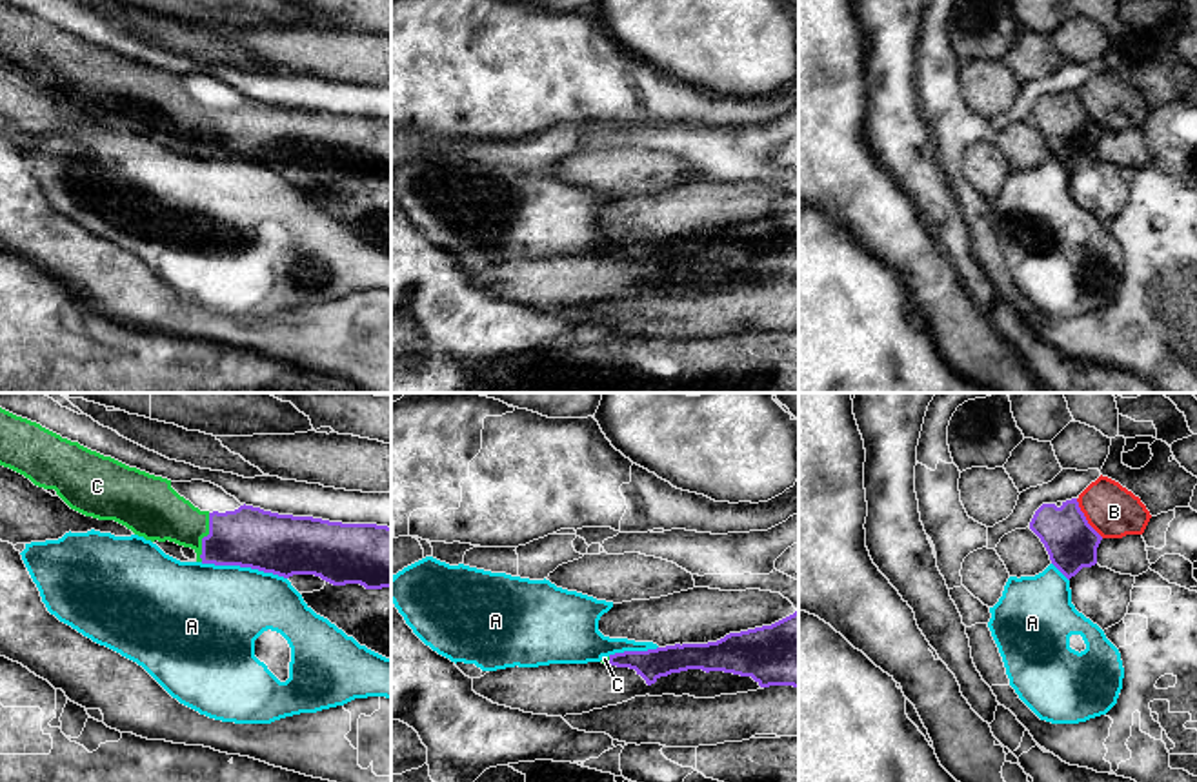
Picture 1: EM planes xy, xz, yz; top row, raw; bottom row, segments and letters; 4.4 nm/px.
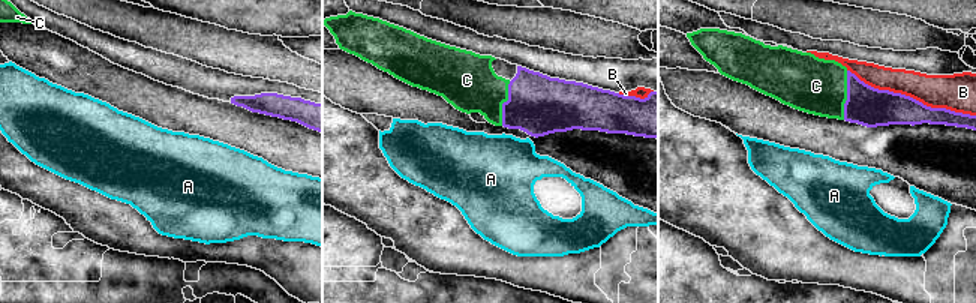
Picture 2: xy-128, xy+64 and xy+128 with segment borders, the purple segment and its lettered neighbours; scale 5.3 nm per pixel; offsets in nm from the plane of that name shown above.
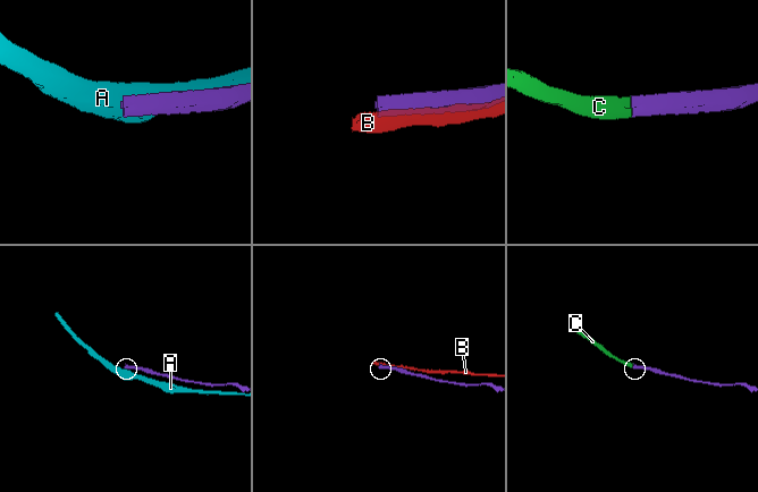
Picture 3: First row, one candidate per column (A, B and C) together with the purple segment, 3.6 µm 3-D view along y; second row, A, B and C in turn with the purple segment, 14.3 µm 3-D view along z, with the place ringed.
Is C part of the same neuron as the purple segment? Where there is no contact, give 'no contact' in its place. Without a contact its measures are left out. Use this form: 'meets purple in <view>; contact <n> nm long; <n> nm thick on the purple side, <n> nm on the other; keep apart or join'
meets purple in xy; contact 220 nm long; 280 nm thick on the purple side, 260 nm on the other; join

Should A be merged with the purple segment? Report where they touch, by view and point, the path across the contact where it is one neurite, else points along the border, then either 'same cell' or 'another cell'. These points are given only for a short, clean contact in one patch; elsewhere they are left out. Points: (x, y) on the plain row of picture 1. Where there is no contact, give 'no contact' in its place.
meets purple in xy at (244, 159); border along xy (201, 155), (250, 159), (286, 171); another cell

